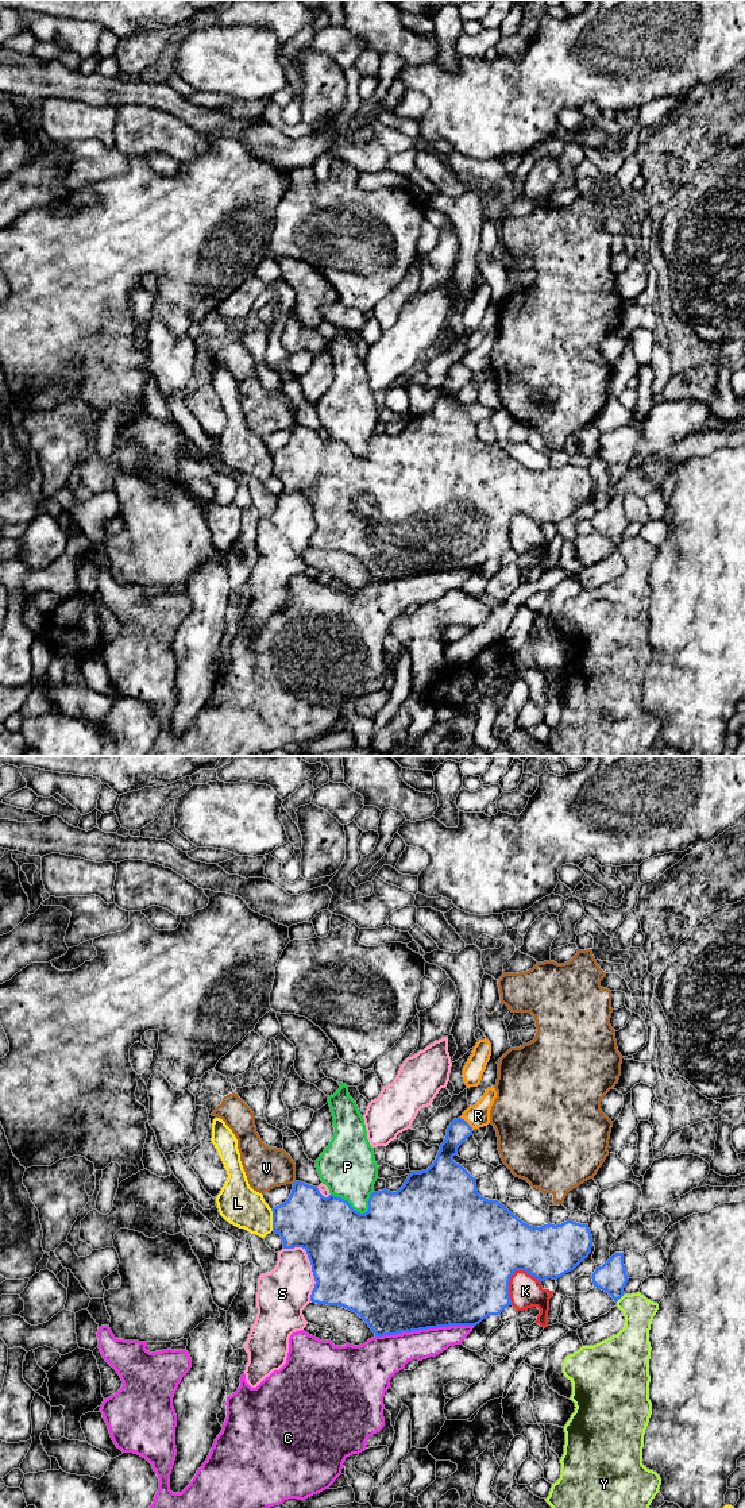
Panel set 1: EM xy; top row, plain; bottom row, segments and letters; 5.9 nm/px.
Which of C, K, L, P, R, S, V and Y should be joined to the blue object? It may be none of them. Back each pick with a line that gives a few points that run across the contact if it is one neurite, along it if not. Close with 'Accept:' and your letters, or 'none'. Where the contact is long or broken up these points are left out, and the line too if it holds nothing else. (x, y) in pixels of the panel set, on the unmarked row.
Accept: none

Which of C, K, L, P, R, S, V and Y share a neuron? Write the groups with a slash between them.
C / K / L / P / R / S / V / Y

